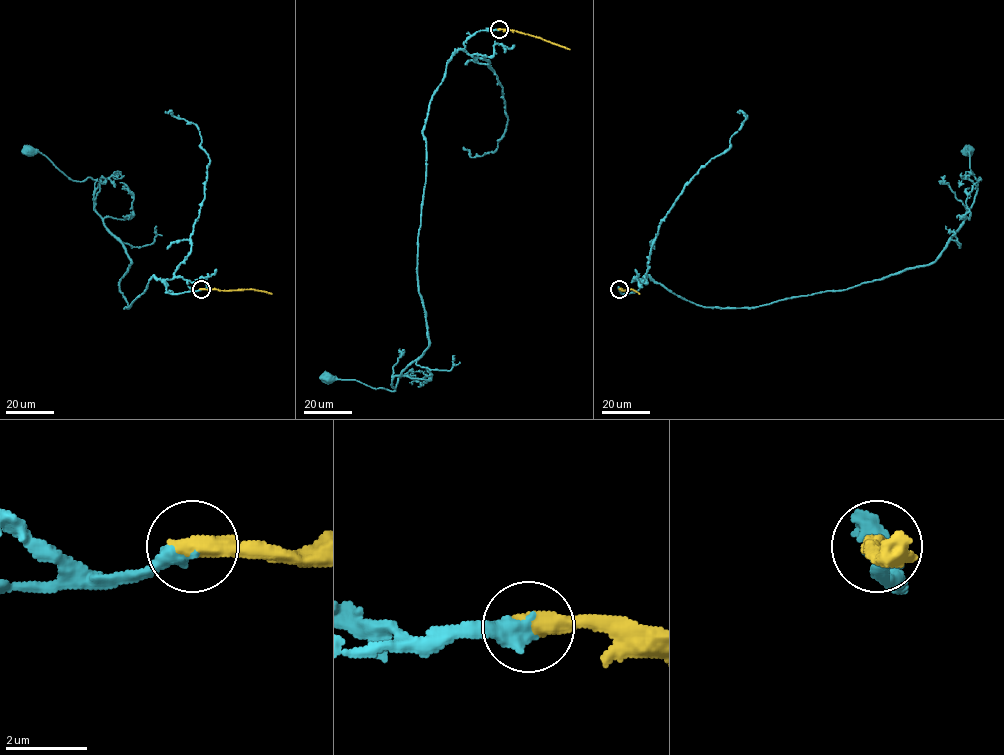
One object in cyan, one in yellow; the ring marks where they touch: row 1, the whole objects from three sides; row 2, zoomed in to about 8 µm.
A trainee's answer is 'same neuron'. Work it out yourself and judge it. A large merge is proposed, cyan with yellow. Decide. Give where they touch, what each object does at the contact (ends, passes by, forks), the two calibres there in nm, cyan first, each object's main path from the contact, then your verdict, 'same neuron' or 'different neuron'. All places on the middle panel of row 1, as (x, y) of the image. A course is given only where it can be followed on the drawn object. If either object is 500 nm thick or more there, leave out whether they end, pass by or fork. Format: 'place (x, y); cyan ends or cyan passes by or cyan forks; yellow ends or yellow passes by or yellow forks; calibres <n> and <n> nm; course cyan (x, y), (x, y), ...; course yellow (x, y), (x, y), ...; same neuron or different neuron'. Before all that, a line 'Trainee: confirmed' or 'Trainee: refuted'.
Trainee: confirmed
place (499, 29); calibres 480 and 550 nm; course cyan (499, 29), (477, 31), (452, 57), (423, 131), (417, 272), (427, 347), (392, 379), (393, 391), (328, 378); course yellow (499, 29), (539, 37), (570, 49); same neuron

